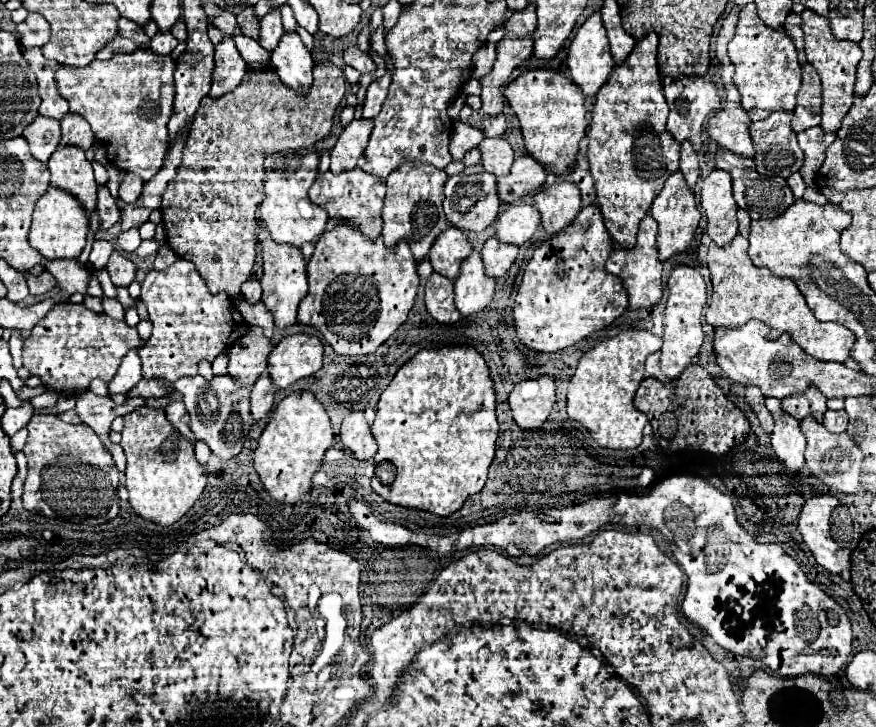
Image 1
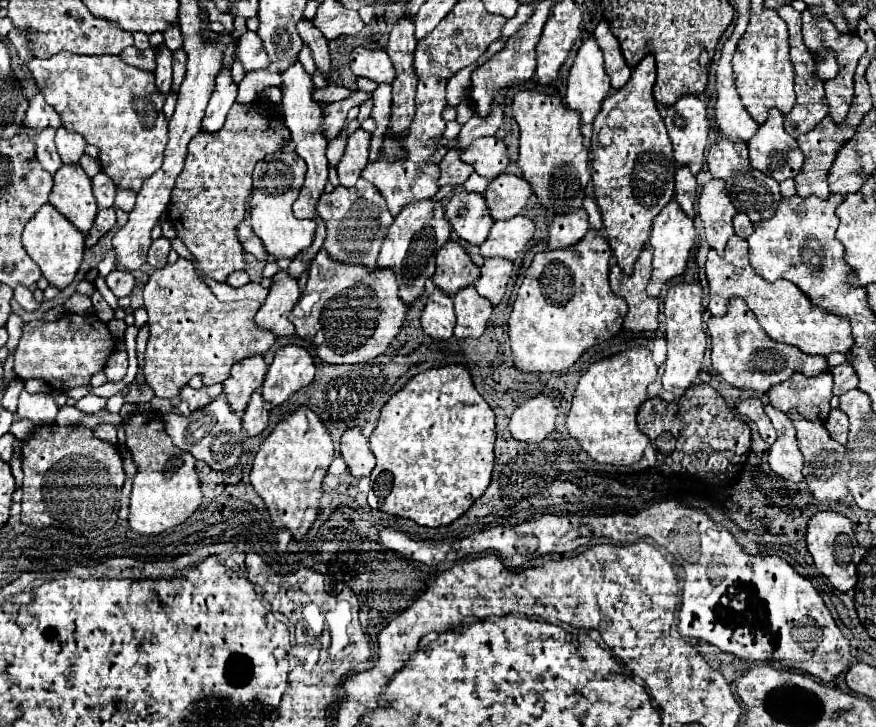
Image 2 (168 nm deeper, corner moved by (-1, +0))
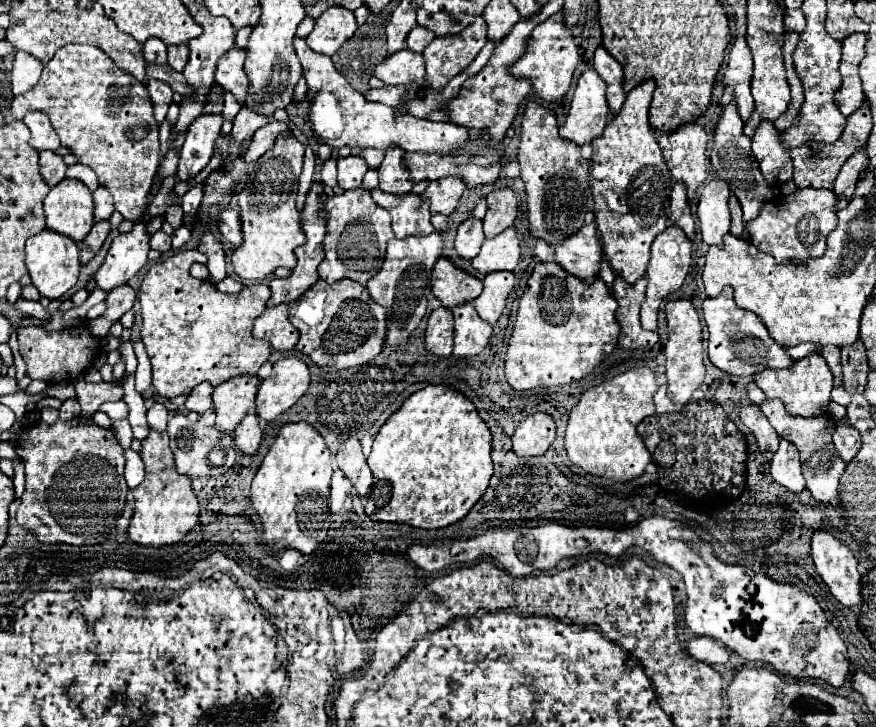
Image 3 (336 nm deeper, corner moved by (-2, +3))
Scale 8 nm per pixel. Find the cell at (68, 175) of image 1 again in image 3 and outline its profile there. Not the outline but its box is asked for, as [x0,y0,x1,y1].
[44,179,92,243]

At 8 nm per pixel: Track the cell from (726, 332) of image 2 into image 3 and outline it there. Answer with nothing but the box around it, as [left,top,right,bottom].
[702,287,794,377]

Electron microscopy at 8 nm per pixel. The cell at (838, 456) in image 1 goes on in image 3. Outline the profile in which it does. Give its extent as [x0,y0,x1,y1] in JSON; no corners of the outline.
[758,397,846,505]

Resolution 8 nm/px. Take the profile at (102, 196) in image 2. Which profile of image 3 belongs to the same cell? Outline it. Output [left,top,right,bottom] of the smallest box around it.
[94,187,114,221]

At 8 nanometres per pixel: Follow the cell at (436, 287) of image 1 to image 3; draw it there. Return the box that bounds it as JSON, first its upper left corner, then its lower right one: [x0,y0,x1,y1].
[426,307,454,359]

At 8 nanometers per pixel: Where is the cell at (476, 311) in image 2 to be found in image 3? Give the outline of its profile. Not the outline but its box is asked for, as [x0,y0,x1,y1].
[452,303,492,359]

